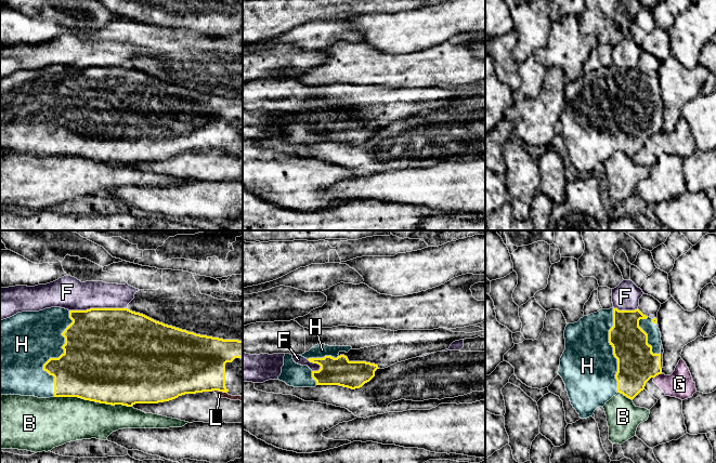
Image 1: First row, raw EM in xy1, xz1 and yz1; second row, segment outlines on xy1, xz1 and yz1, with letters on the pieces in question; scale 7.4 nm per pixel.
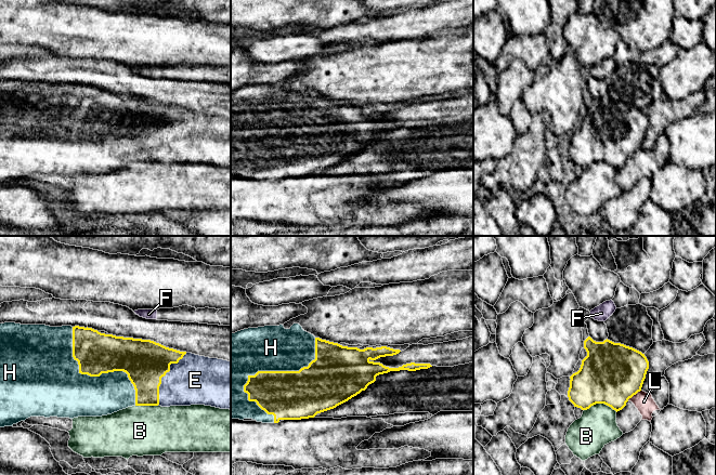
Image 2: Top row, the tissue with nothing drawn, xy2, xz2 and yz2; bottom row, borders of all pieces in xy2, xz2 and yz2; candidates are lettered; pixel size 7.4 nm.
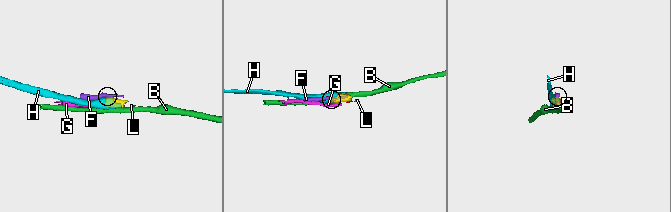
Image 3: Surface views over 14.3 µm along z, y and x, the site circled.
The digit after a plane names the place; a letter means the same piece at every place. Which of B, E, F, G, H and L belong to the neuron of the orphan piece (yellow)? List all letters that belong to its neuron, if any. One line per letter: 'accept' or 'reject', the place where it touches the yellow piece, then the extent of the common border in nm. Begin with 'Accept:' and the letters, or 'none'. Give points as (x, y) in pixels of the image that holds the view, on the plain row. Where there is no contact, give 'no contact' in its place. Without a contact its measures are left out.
Accept: E, H
B: reject; meets yellow in xy1 at (93, 158); contact 600 nm long
E: accept; meets yellow in xy2 at (163, 133); contact 440 nm long
F: reject; meets yellow in xy1 at (98, 66); contact 440 nm long
G: reject; meets yellow in yz1 at (656, 132); contact 60 nm long
H: accept; meets yellow in xz2 at (264, 129); contact 700 nm long
L: reject; meets yellow in xy1 at (219, 148); contact 120 nm long

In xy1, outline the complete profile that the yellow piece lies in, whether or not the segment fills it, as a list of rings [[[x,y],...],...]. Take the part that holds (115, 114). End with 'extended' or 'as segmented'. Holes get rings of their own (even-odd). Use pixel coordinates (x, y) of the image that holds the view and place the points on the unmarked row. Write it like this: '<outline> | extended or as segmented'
[[[51,65],[17,70],[0,78],[0,153],[78,155],[132,164],[212,148],[243,154],[243,98],[196,92],[128,66],[68,68]]] | extended

